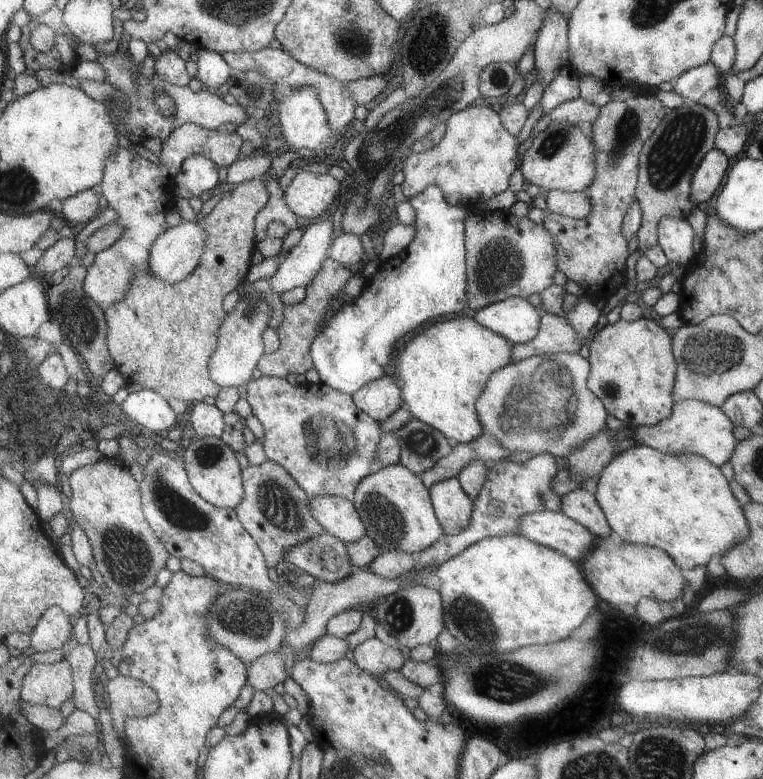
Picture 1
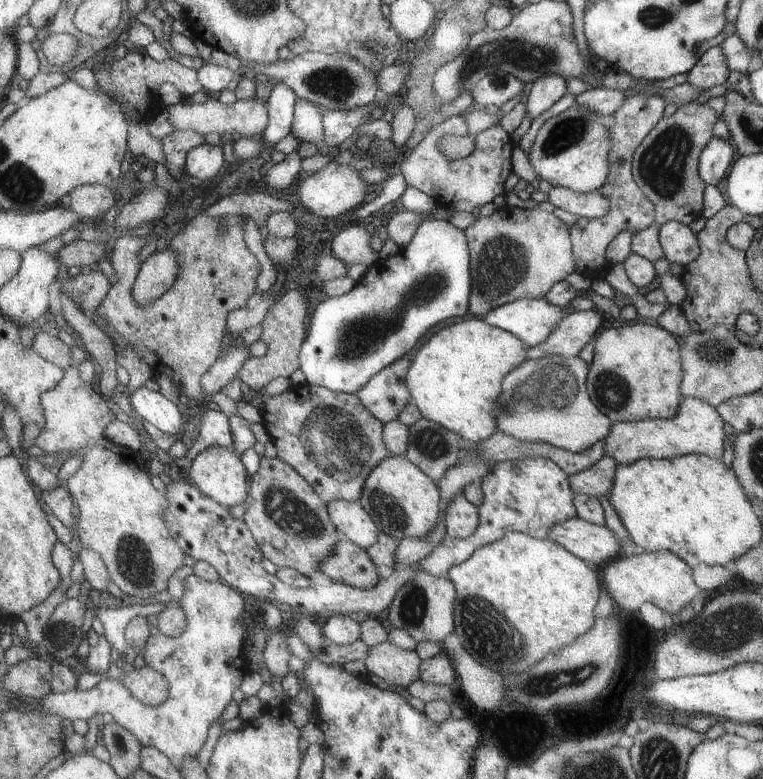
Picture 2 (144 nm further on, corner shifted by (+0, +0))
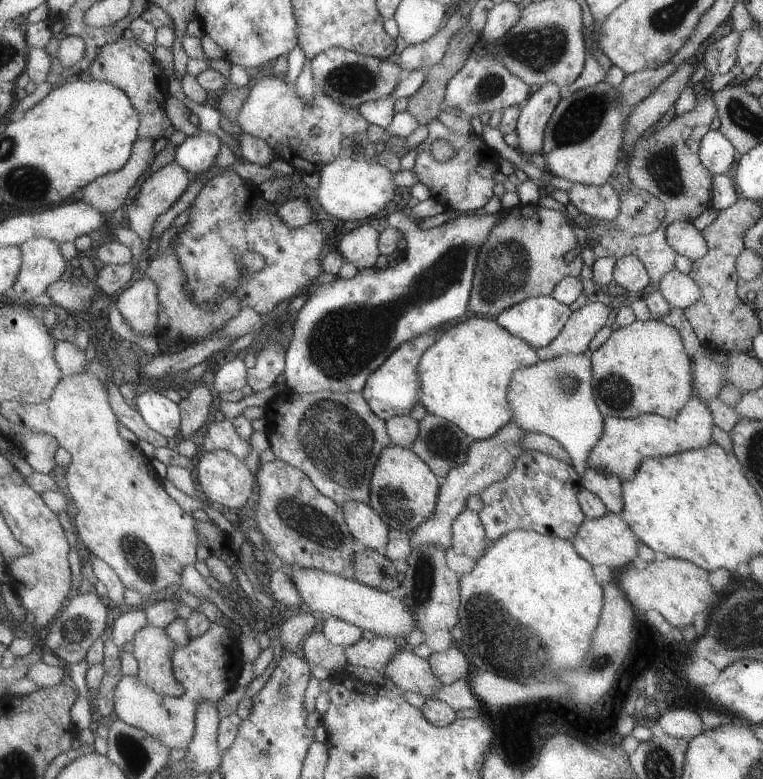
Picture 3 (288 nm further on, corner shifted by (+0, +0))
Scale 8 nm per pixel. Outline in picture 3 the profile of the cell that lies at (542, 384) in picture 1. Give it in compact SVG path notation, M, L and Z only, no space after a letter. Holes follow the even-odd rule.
M583 354L559 356L515 372L515 380L509 392L509 400L515 408L511 422L519 422L527 432L541 432L561 440L561 444L569 448L573 466L579 474L587 470L587 454L599 442L605 428L605 416L599 412L595 402L591 372L591 358L585 358Z

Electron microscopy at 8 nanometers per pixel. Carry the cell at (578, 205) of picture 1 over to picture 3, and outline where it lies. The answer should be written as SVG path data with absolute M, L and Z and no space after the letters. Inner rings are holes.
M605 182L603 186L573 184L567 194L573 206L577 206L581 214L587 214L595 220L611 222L619 216L621 202L611 182Z

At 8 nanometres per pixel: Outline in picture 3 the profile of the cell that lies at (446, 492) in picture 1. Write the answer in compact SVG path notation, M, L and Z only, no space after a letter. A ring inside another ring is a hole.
M465 510L457 520L453 528L453 550L459 556L469 556L471 560L479 562L489 552L489 536L487 528L483 524L481 514L473 510Z

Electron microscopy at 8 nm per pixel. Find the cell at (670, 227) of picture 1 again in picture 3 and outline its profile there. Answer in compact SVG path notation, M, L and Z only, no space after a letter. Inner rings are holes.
M673 222L669 228L665 228L665 240L677 254L687 256L693 262L701 260L709 252L707 240L693 228L691 222Z

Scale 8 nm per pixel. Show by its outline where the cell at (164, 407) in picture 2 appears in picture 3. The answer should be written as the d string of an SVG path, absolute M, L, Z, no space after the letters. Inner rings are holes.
M145 392L137 396L137 408L143 418L167 438L179 436L183 428L183 408L181 404L169 400L159 392Z

